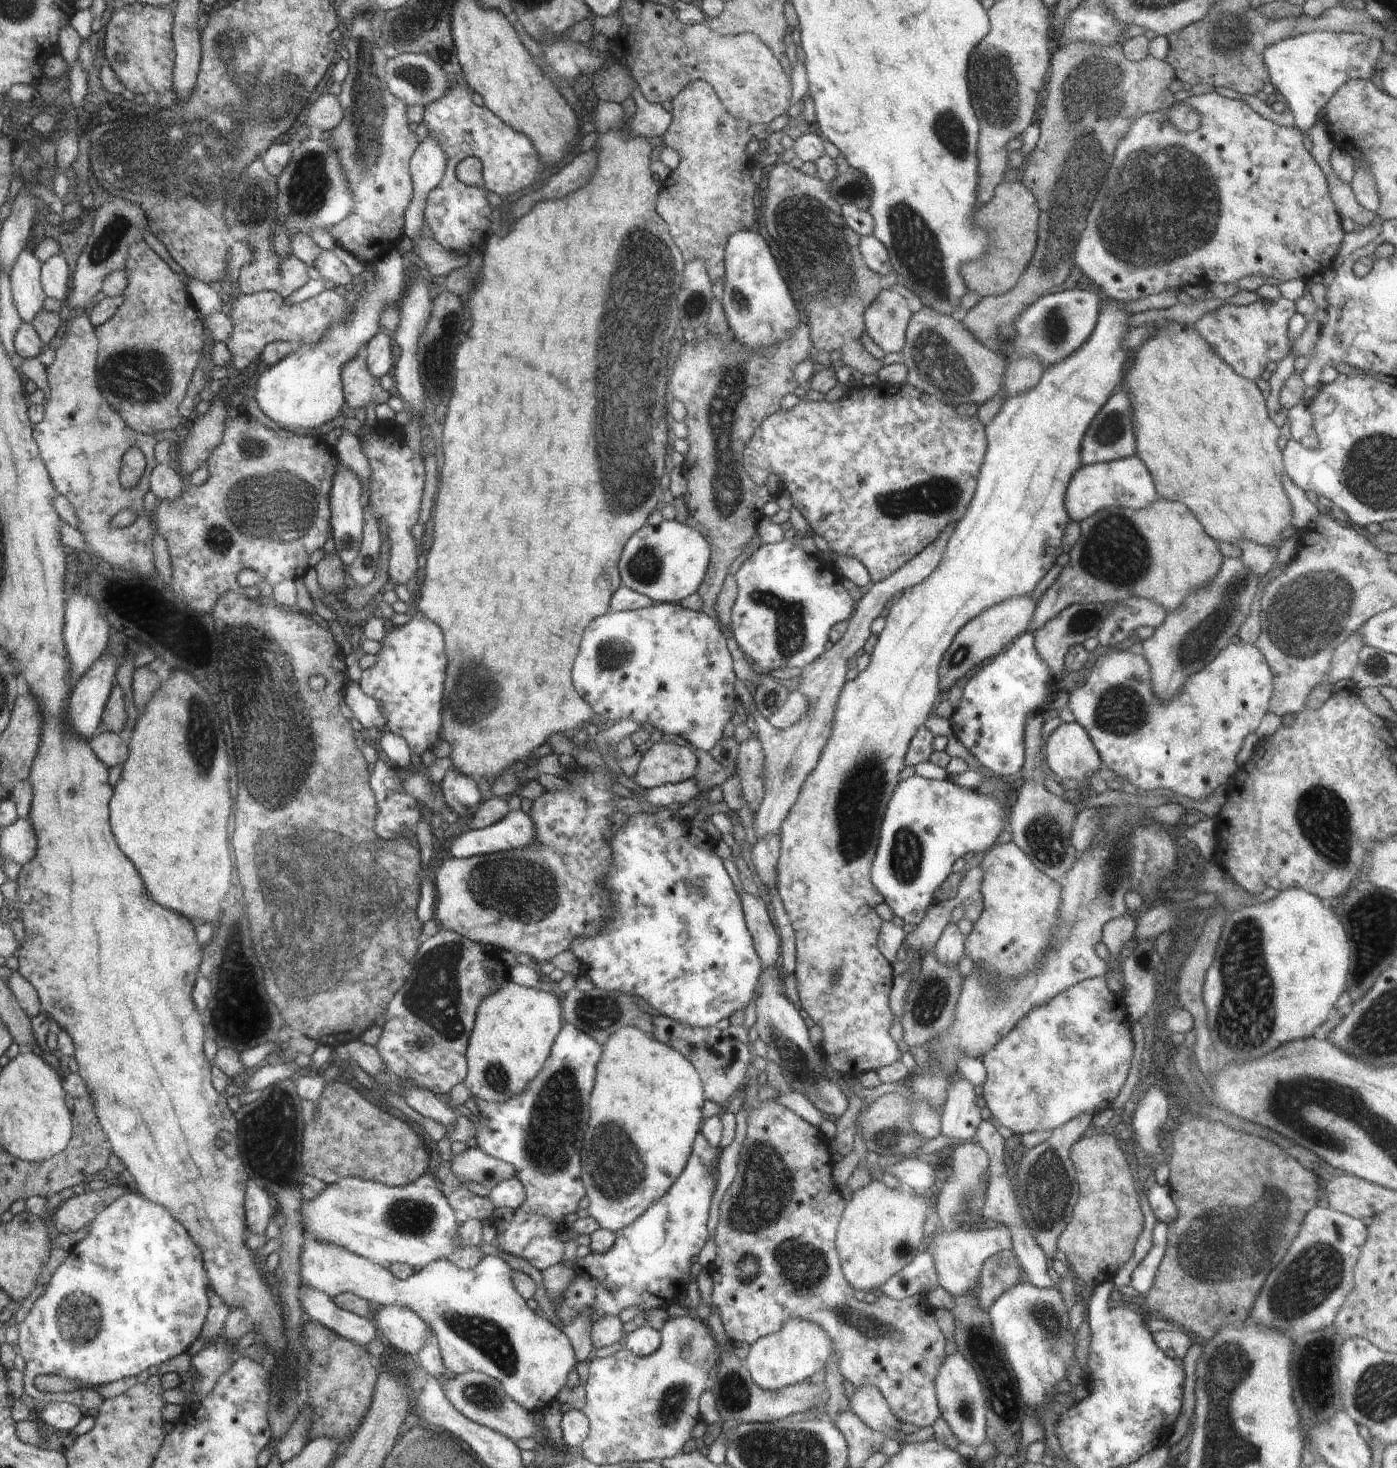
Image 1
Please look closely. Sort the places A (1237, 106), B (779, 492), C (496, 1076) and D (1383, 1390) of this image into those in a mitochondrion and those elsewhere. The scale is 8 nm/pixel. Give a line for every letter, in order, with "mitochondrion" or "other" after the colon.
A: other
B: other
C: mitochondrion
D: mitochondrion

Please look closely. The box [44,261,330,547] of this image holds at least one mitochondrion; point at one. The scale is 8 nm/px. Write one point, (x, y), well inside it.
(134, 380)

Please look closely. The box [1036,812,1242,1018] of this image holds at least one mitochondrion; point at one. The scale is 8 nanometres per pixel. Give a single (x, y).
(1108, 878)

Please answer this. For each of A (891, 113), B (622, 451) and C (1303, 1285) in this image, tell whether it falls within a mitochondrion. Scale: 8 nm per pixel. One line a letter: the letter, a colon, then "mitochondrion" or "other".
A: other
B: mitochondrion
C: mitochondrion

